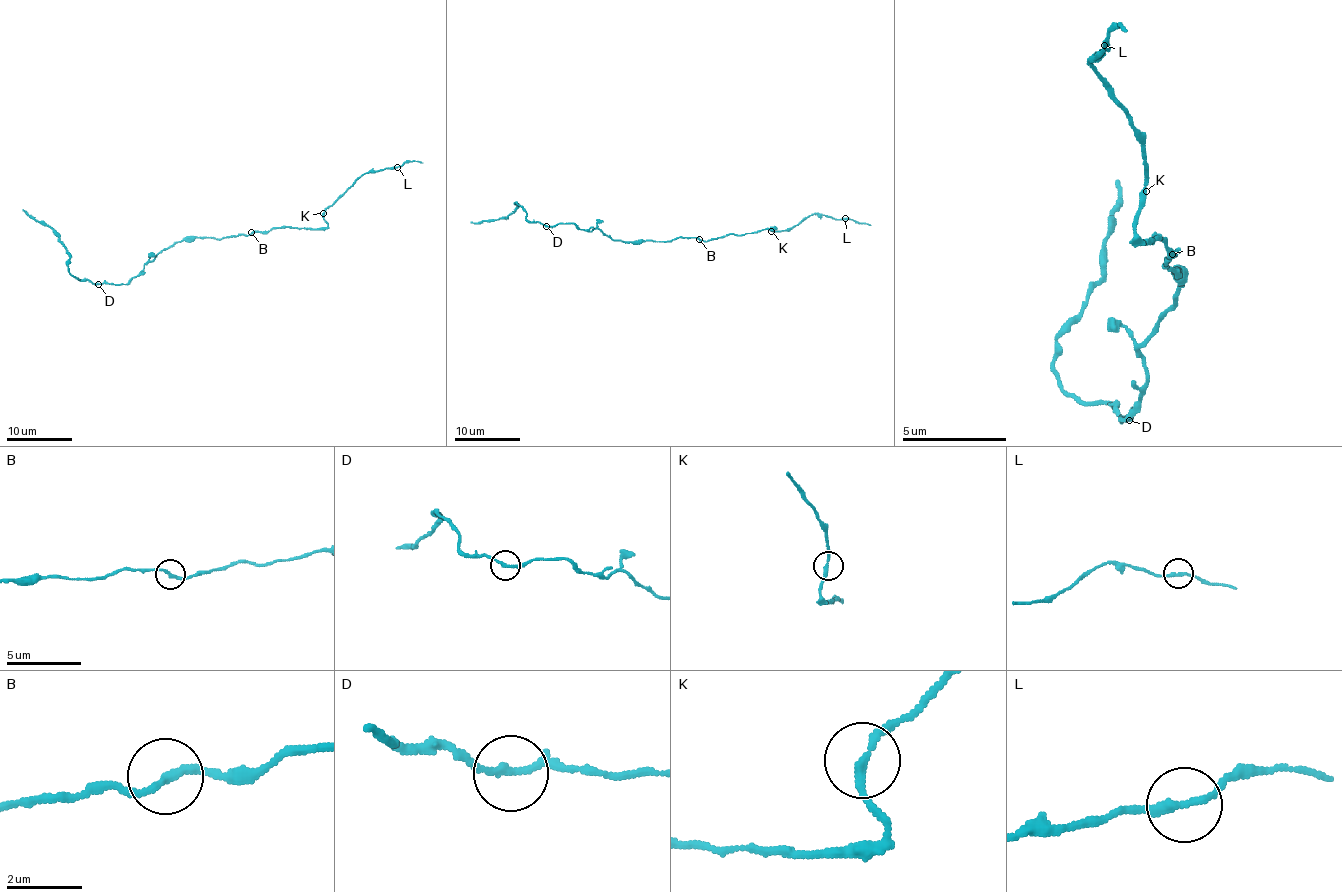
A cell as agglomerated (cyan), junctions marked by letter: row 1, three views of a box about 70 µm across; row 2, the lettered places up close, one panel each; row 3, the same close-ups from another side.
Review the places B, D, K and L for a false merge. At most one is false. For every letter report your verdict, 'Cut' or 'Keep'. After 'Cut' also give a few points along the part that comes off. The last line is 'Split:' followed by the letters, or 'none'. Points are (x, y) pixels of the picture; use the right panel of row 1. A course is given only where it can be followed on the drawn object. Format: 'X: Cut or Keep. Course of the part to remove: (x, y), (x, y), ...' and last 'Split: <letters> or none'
B: Keep
D: Keep
K: Keep
L: Keep
Split: none

